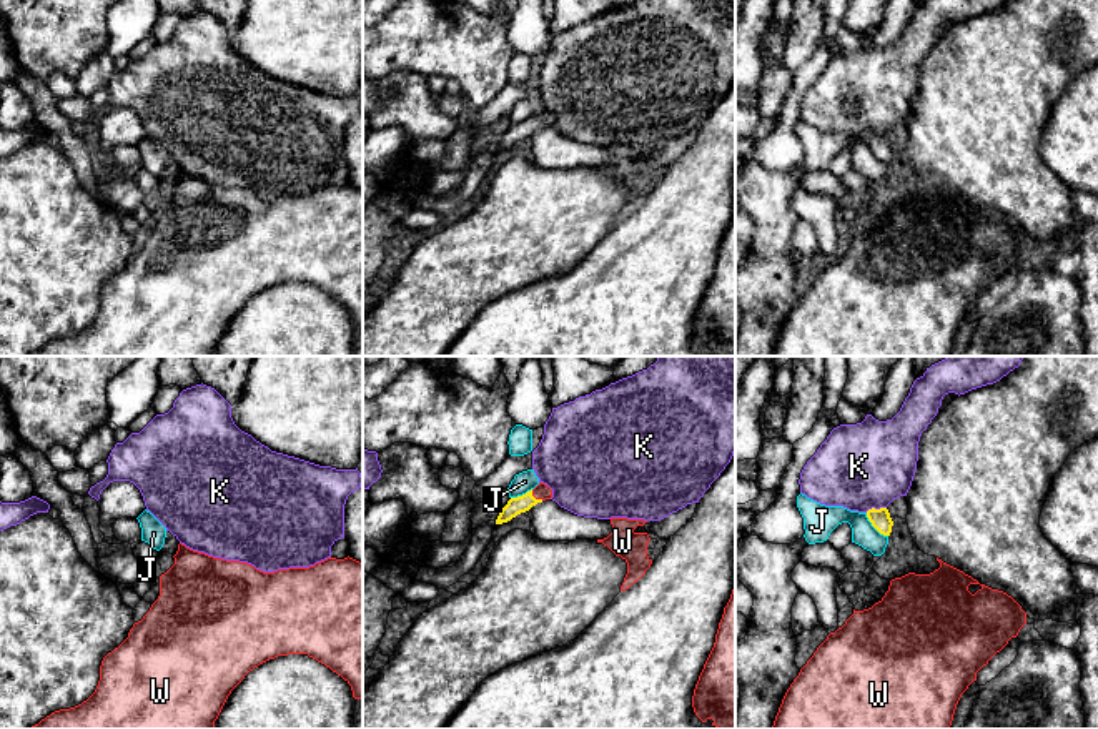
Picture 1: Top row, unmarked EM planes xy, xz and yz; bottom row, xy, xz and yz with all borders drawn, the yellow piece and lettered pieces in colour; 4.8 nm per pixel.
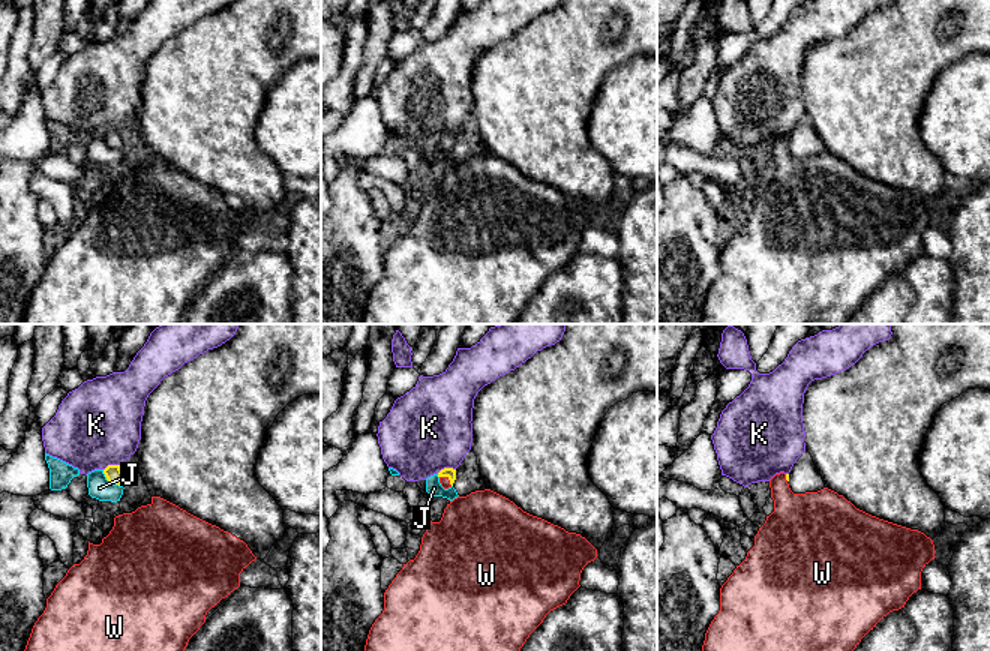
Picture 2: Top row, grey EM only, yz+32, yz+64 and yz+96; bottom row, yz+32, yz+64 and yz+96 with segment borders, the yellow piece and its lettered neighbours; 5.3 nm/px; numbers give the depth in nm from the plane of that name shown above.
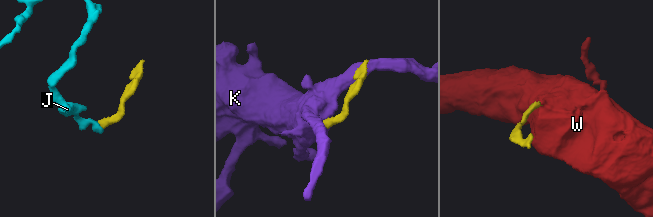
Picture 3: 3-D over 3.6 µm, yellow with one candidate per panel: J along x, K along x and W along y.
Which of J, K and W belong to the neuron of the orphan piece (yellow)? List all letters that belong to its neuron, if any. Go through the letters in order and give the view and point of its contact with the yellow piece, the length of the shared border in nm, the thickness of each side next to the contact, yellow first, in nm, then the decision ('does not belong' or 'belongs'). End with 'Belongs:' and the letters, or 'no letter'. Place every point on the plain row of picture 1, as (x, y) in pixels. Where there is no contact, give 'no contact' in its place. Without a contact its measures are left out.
J: meets yellow in yz at (874, 153); contact 160 nm long; 100 nm thick on the yellow side, 140 nm on the other; does not belong
K: meets yellow in yz at (874, 135); contact 110 nm long; 100 nm thick on the yellow side, 420 nm on the other; does not belong
W: meets yellow in xz at (534, 125); contact 80 nm long; 90 nm thick on the yellow side, 80 nm on the other; belongs
Belongs: W

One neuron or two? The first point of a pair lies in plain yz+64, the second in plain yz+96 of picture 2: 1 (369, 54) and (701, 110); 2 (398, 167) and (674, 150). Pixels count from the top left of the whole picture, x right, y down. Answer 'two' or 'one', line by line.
1: two
2: one

